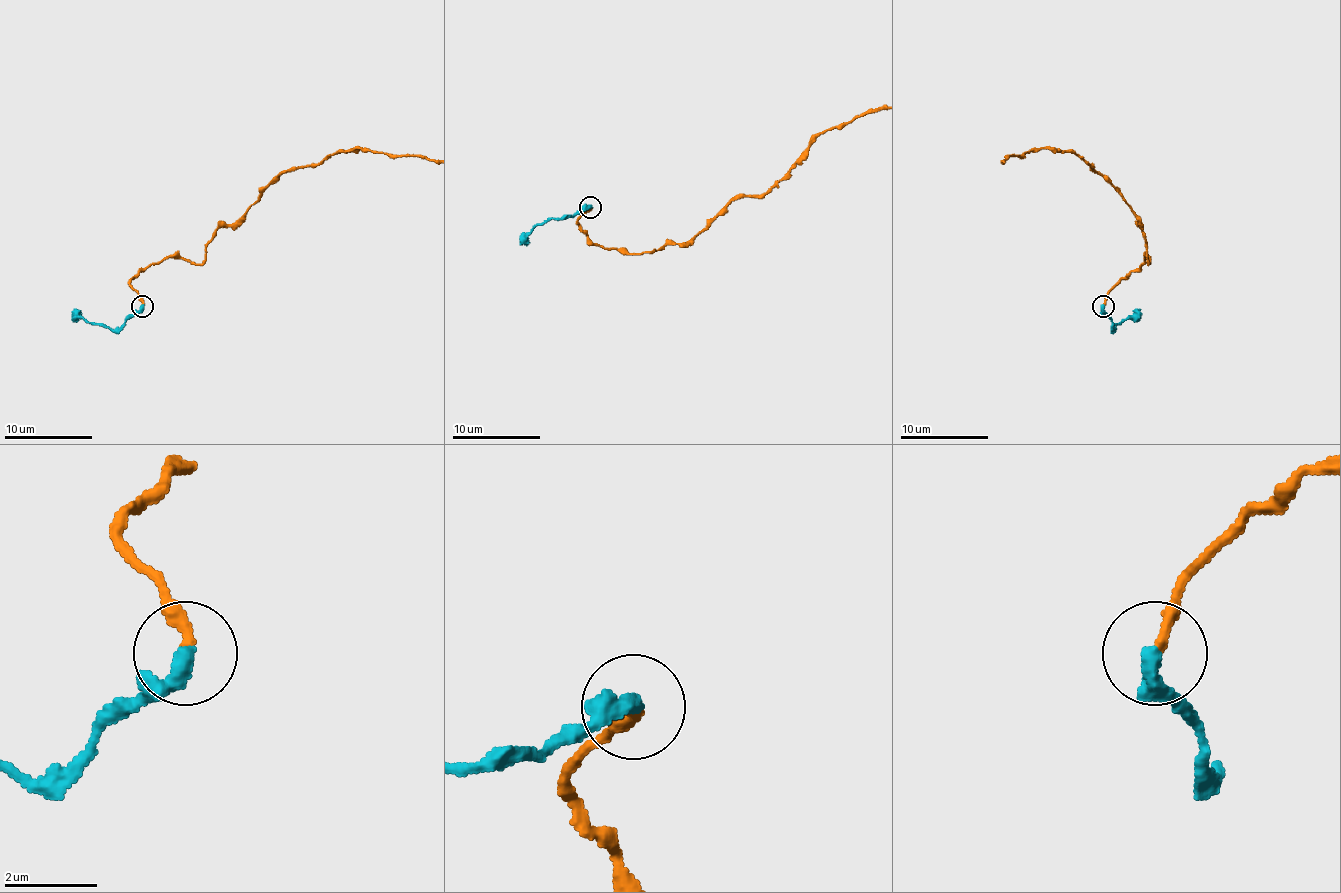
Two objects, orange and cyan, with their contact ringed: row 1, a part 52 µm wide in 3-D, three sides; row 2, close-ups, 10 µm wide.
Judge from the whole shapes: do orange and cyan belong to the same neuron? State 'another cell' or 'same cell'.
same cell

